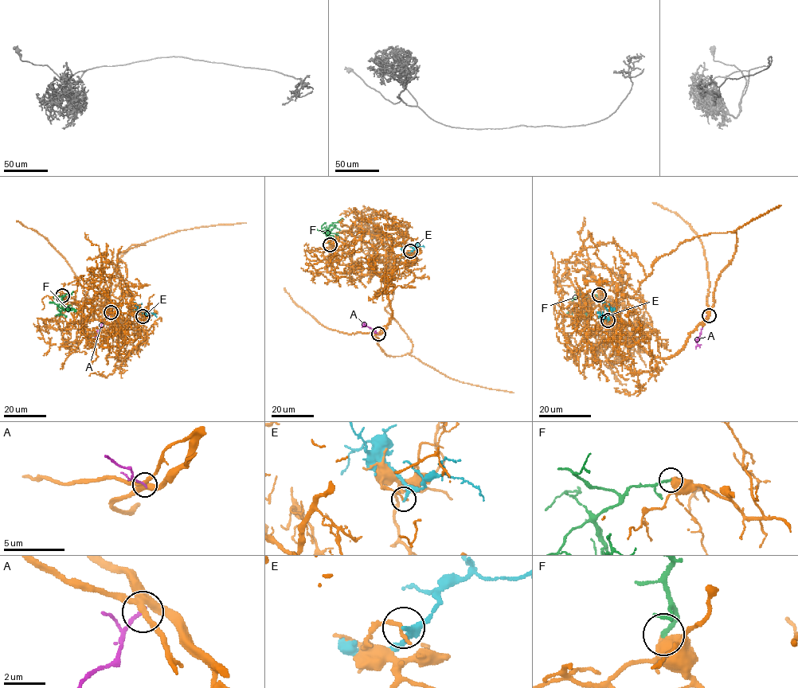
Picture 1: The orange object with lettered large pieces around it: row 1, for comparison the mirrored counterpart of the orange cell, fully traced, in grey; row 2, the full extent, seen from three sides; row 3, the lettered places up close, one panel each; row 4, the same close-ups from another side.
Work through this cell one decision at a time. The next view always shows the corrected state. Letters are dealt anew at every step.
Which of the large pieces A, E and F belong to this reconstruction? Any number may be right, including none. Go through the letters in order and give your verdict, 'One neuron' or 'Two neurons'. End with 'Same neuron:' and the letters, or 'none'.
A: Two neurons
E: Two neurons
F: One neuron
Same neuron: F

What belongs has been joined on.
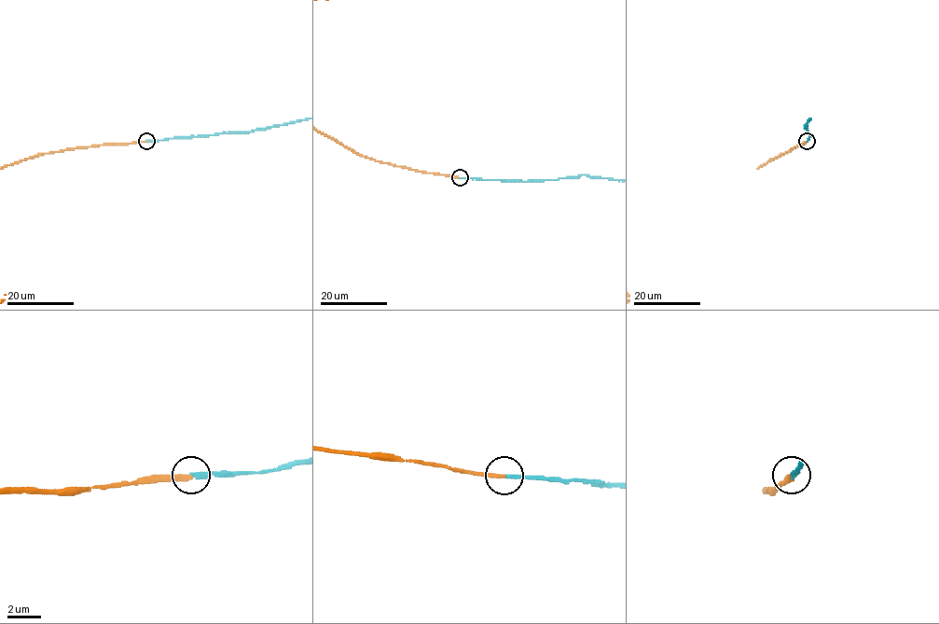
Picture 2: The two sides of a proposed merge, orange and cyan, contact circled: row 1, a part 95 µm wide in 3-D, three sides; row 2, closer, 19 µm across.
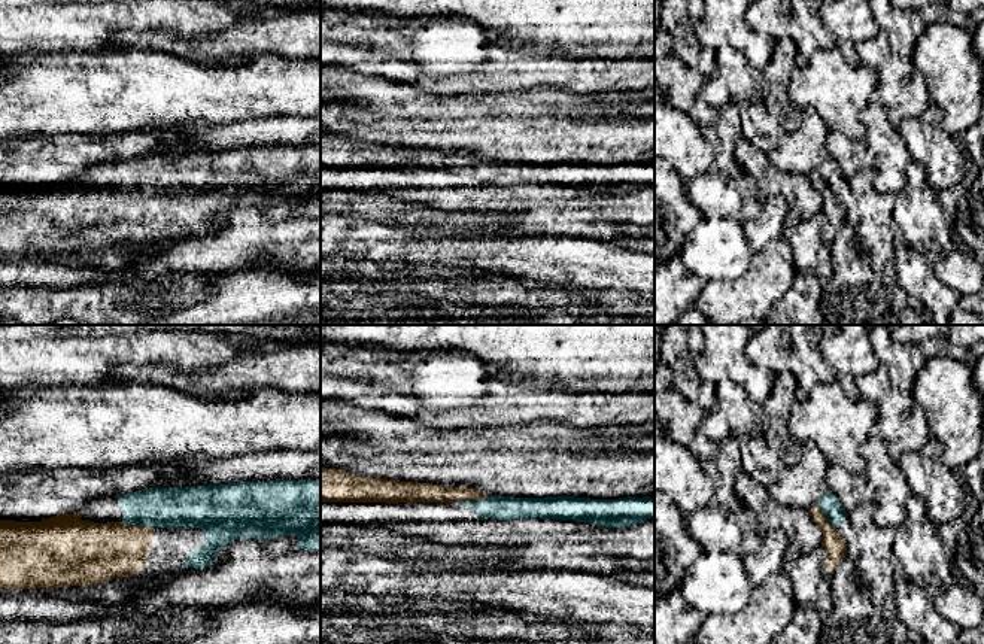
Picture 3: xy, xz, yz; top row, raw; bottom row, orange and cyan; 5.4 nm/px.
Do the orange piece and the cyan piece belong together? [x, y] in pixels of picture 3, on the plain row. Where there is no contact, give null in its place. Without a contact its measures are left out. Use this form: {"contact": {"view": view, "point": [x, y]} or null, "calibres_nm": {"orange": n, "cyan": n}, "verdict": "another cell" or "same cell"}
{"contact": {"view": "xy", "point": [137, 191]}, "calibres_nm": {"orange": 300, "cyan": 220}, "verdict": "same cell"}

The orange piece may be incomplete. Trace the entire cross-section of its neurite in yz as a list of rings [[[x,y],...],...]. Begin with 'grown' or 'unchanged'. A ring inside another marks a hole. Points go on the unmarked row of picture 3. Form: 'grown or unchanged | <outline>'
grown | [[[830,157],[810,174],[810,179],[823,198],[821,213],[827,219],[826,236],[832,239],[847,222],[847,210],[835,194],[847,185],[848,180]]]

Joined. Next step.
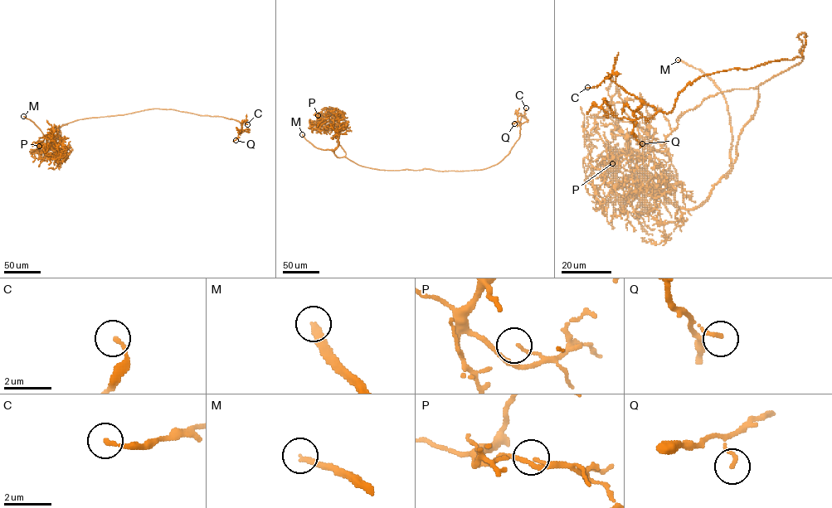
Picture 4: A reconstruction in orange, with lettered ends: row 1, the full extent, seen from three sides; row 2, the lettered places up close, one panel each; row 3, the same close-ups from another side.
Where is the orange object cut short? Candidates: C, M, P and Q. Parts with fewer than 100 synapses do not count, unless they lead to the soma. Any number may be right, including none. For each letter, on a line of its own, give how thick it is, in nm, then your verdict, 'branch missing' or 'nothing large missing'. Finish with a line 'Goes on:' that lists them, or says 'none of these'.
C: calibre 170 nm; nothing large missing
M: calibre 280 nm; branch missing
P: calibre 100 nm; nothing large missing
Q: calibre 150 nm; nothing large missing
Goes on: M

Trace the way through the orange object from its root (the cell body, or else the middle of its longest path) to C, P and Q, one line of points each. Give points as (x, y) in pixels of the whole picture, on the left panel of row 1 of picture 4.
C: (127, 113), (154, 108), (174, 109), (235, 119), (240, 123), (241, 131), (243, 123), (245, 120), (247, 124)
P: (127, 113), (70, 122), (58, 128), (60, 135), (55, 141), (51, 137), (46, 145), (39, 142), (39, 146)
Q: (127, 113), (158, 108), (232, 118), (241, 125), (241, 132), (235, 140)

